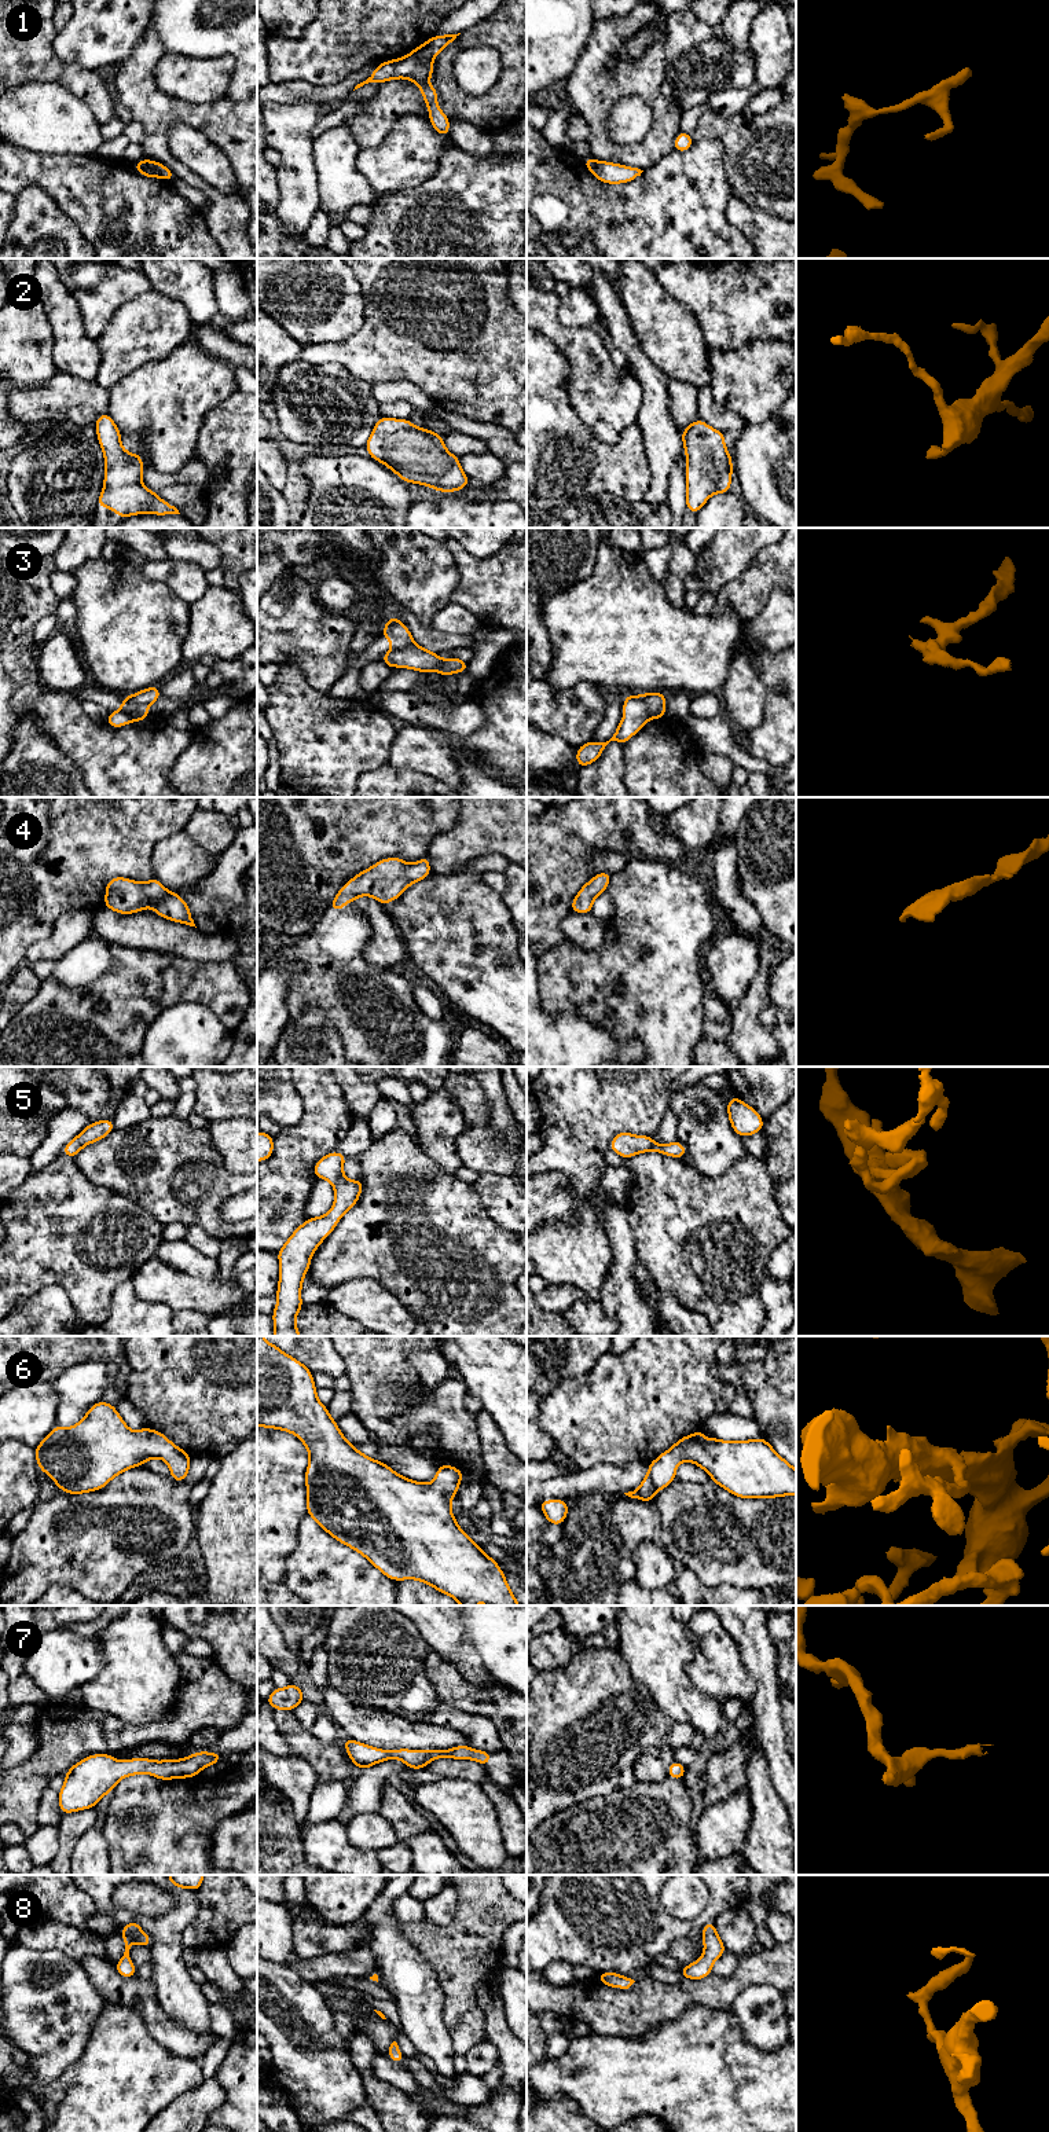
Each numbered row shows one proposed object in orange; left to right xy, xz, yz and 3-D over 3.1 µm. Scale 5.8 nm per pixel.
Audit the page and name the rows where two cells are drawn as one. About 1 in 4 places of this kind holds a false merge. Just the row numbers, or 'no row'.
3

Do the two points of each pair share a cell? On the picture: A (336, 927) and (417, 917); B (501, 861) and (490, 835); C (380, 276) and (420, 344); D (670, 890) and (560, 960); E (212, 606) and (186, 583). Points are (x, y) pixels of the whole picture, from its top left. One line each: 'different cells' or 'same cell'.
A: different cells
B: different cells
C: same cell
D: same cell
E: different cells

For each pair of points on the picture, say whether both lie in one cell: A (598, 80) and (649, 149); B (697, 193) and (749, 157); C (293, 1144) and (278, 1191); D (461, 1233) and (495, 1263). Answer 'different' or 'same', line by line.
A: same
B: different
C: same
D: same

